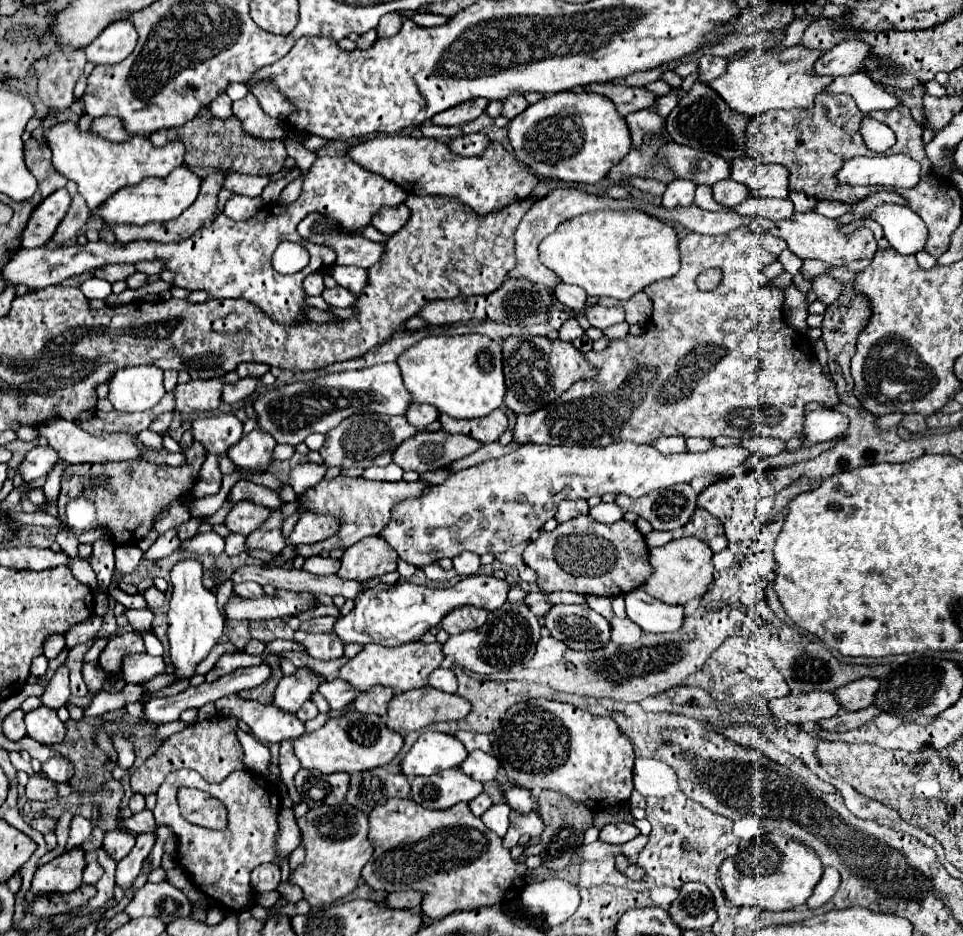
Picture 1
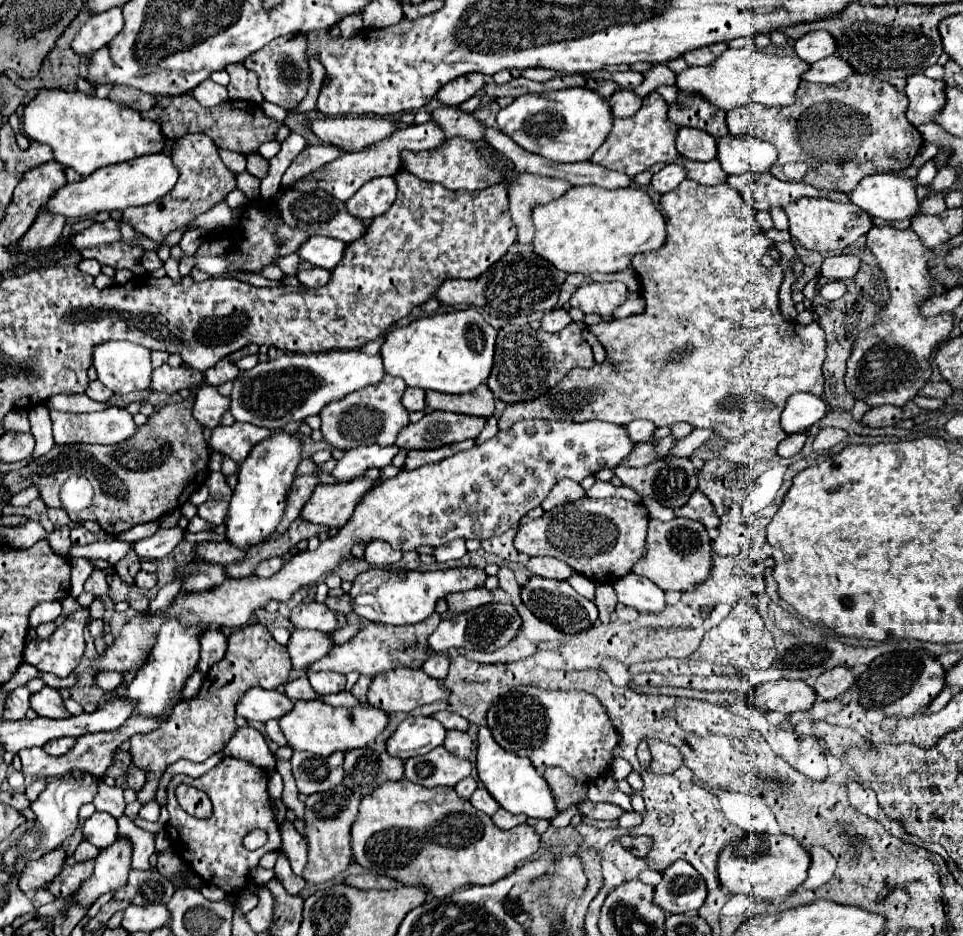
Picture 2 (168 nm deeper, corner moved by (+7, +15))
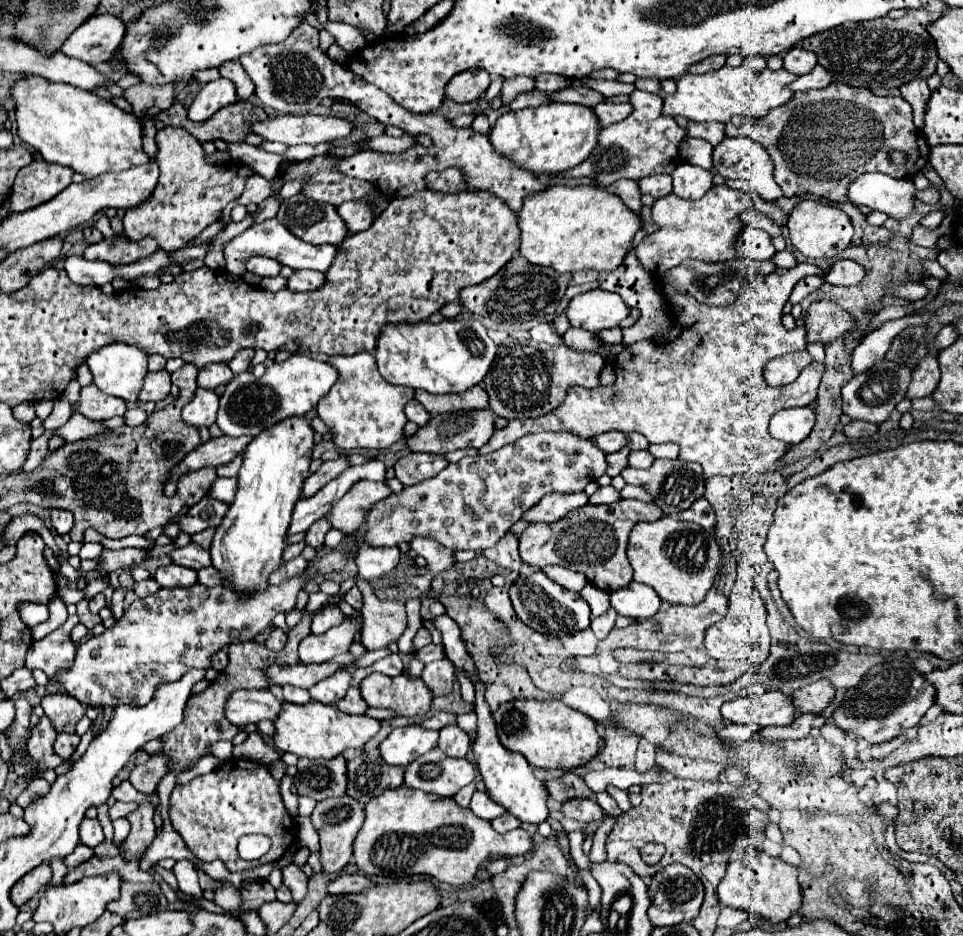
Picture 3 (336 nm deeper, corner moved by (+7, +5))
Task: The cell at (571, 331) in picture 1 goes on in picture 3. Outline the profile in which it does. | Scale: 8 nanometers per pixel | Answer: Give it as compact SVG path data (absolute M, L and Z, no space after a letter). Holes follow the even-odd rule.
M547 322L545 324L537 324L535 328L531 328L529 334L531 334L531 338L535 342L547 342L547 344L553 344L553 346L557 346L557 344L563 342L559 336L553 334L553 330L551 330L551 326Z

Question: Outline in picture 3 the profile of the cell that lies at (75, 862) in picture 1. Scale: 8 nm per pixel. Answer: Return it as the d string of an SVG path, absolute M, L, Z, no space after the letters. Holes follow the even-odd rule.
M41 864L37 868L33 868L25 878L21 878L21 882L17 882L17 886L13 886L13 890L9 892L13 904L17 908L21 908L23 904L27 904L41 888L45 888L51 880L51 868L49 864Z

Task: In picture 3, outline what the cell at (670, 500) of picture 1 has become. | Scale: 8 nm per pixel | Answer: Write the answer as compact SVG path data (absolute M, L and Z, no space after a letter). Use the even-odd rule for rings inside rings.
M657 458L651 464L651 468L645 468L645 470L641 470L641 468L625 468L621 472L621 476L625 478L627 484L643 486L653 496L653 502L659 508L663 508L663 512L667 516L689 508L695 500L699 500L703 496L703 490L705 490L705 478L703 478L701 466L693 464L693 462L683 462L679 458L675 458L675 460Z

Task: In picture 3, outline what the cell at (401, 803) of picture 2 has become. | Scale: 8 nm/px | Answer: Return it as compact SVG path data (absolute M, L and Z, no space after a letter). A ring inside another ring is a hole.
M403 784L367 802L365 822L355 838L353 858L367 876L429 874L451 886L461 886L469 884L487 860L523 856L531 848L533 840L523 828L497 834L491 822L477 818L469 808L457 806L453 798L441 798Z

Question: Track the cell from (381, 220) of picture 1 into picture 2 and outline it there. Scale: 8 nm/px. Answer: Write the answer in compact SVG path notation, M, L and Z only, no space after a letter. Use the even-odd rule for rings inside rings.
M373 178L359 188L353 200L347 202L347 210L361 220L373 220L381 212L387 212L389 206L393 206L395 194L397 184L393 178Z

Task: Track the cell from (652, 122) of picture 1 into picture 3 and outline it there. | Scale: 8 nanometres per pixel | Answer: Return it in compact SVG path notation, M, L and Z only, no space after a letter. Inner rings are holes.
M599 102L595 108L593 108L601 128L609 126L609 124L615 124L615 122L621 122L629 116L631 112L631 106L629 104L611 104L611 102Z

